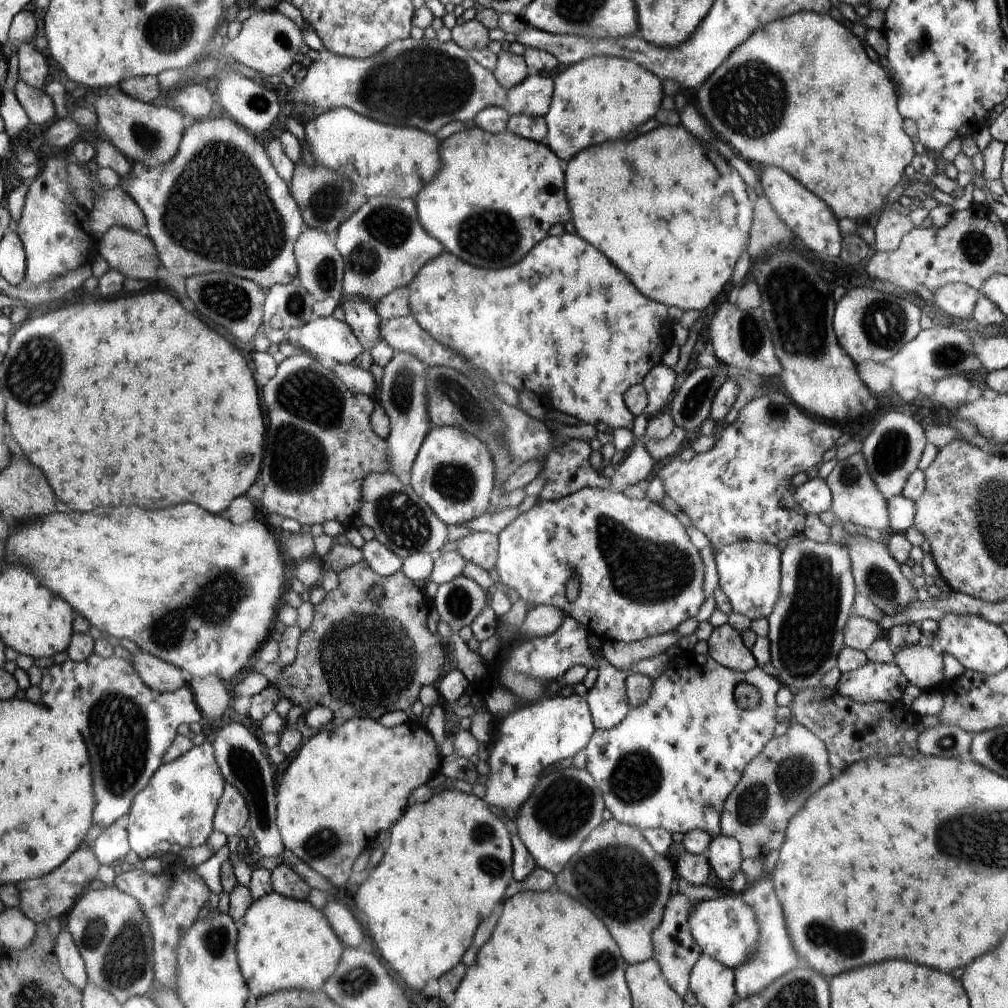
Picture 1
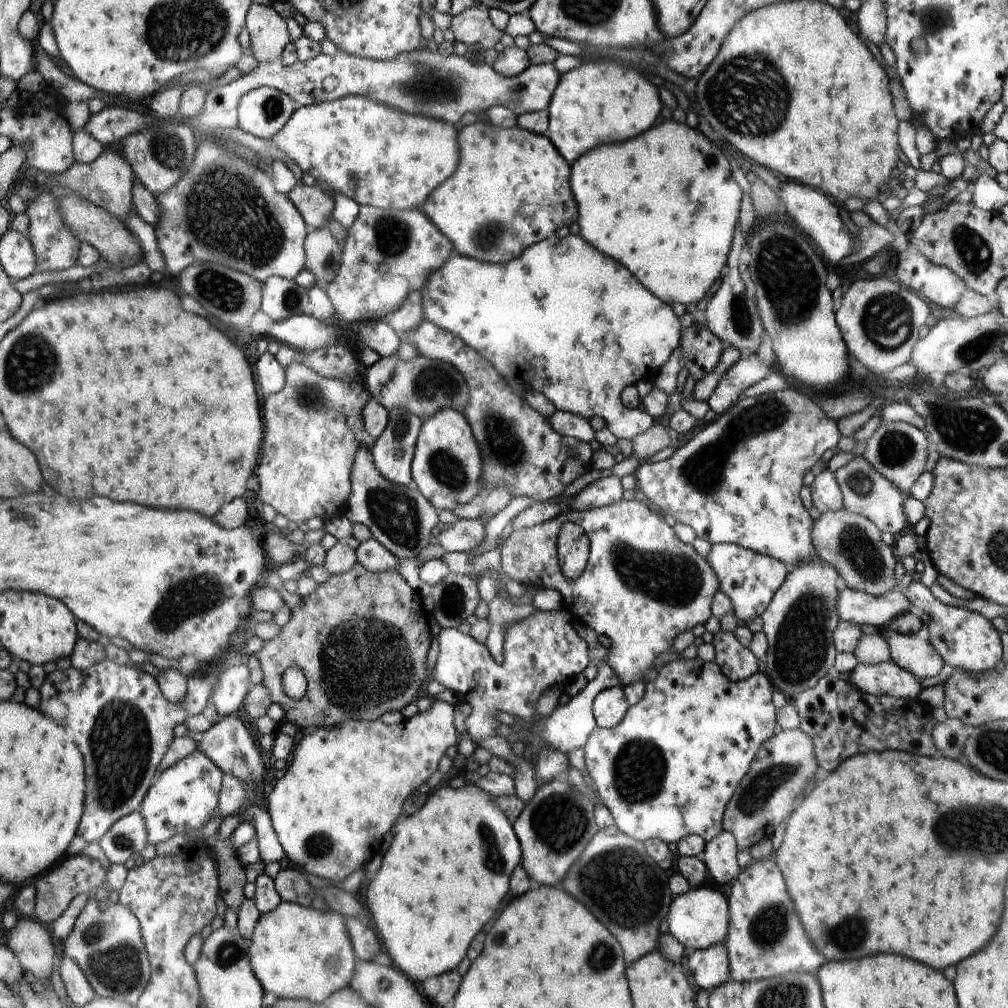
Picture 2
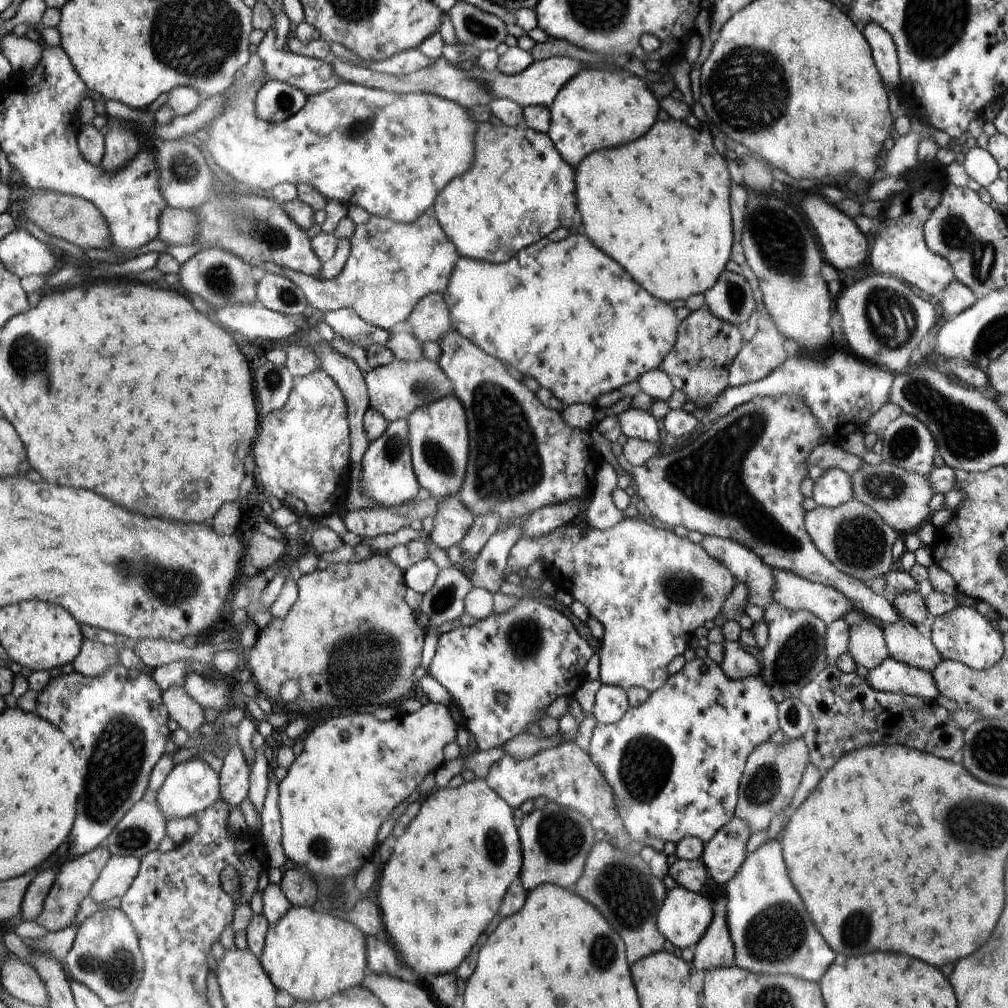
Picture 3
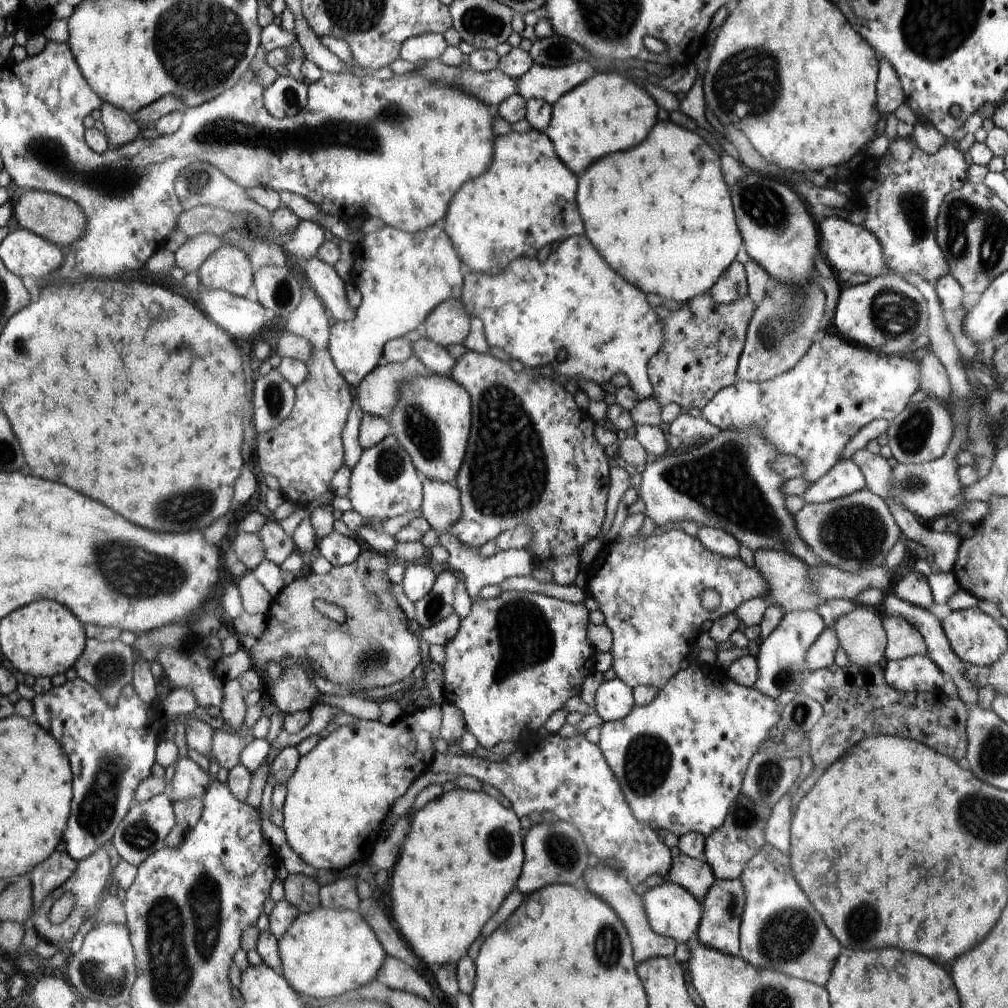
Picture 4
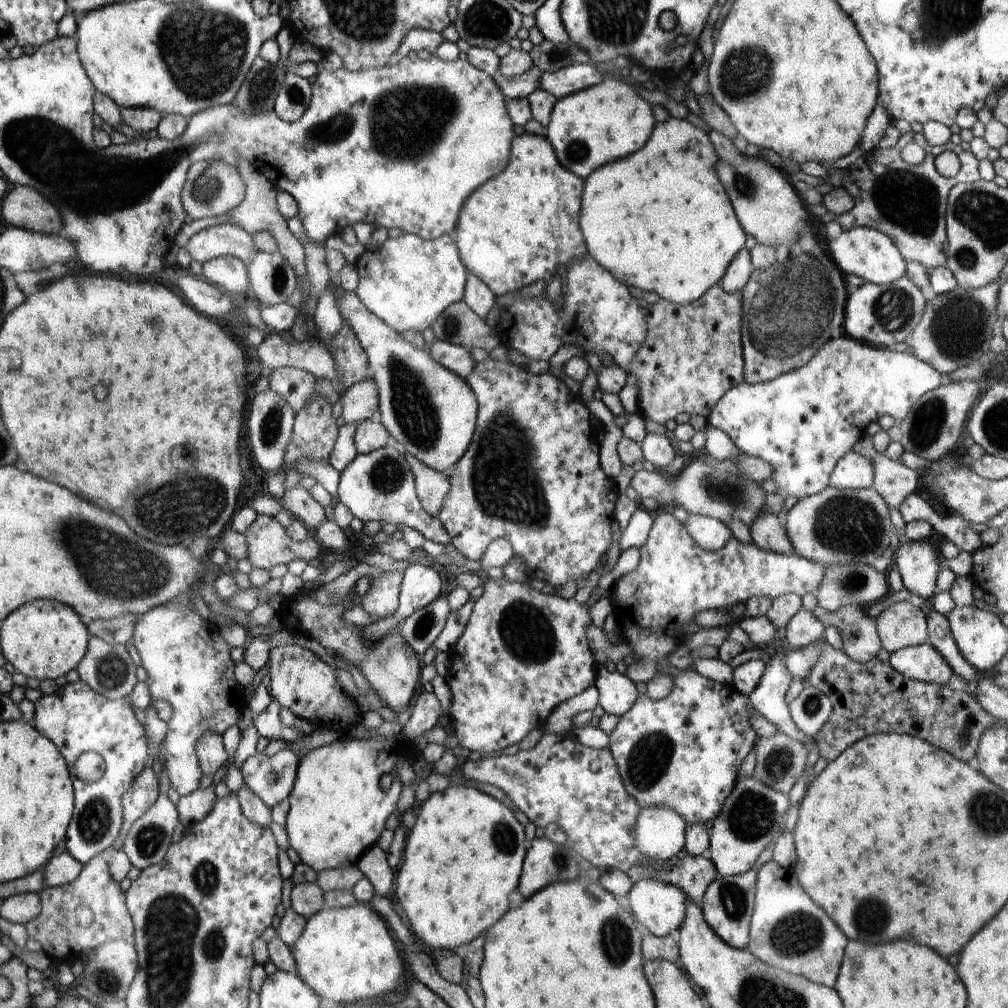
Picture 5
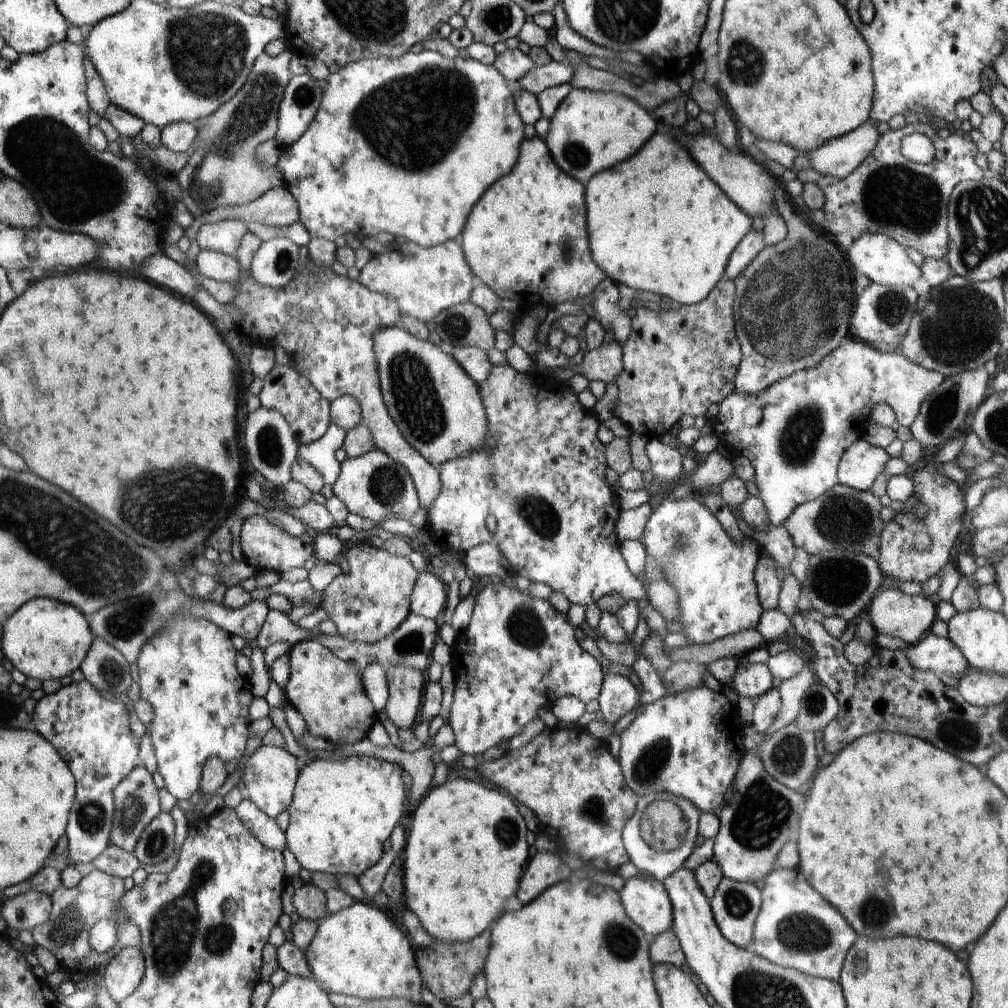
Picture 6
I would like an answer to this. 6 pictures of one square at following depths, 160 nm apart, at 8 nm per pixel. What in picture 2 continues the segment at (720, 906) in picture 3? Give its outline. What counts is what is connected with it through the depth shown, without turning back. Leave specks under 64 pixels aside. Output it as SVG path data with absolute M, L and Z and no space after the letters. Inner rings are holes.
M725 945L690 952L688 970L701 990L713 990L729 980L729 956Z

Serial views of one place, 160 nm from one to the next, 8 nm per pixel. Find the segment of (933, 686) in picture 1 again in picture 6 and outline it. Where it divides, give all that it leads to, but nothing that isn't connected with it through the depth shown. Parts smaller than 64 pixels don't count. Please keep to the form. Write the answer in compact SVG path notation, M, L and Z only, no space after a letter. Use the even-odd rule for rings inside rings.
M888 583L868 602L864 615L872 623L877 635L888 634L908 645L915 645L930 633L930 628L937 619L935 605L929 596L907 595Z

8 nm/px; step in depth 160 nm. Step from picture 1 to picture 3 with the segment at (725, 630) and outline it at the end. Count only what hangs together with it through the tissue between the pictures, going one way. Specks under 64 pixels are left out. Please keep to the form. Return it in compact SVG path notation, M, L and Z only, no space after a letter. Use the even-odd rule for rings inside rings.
M724 639L721 643L724 647L721 669L730 680L744 680L746 677L761 674L760 662L744 650L739 641Z

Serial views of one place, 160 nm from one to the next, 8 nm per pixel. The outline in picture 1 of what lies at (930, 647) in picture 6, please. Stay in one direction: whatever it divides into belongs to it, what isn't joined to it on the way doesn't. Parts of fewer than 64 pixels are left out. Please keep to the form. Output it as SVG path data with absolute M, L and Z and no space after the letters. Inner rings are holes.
M868 661L856 670L841 673L835 689L840 696L860 704L890 703L898 702L908 685L898 665Z

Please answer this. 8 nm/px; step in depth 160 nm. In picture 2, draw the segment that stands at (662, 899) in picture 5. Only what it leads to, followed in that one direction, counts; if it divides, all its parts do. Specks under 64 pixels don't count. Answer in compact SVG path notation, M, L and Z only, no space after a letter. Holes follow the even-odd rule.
M696 886L671 900L664 929L676 937L688 950L697 952L717 944L724 945L729 931L730 909L724 893L714 888Z

